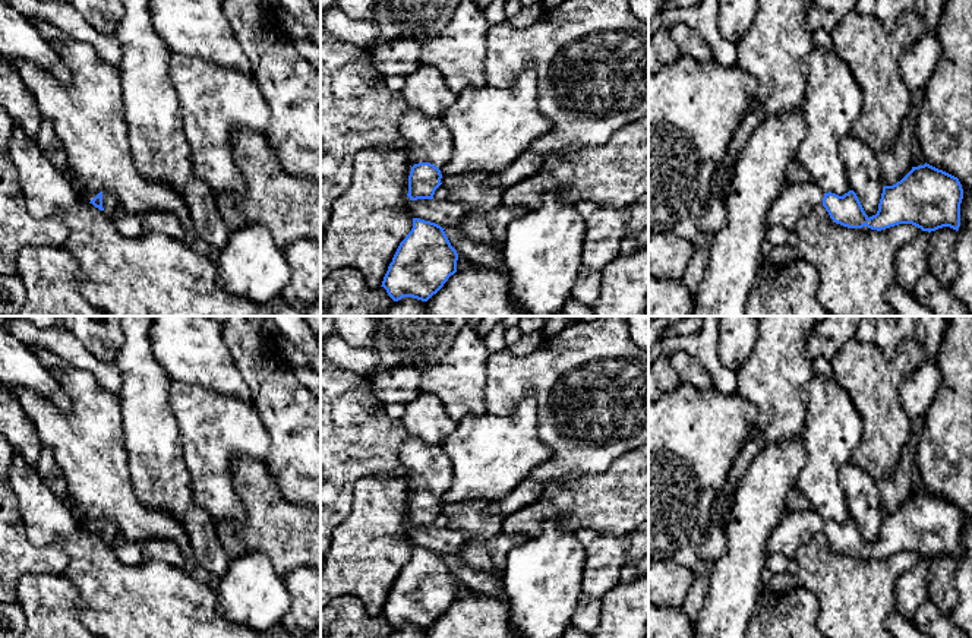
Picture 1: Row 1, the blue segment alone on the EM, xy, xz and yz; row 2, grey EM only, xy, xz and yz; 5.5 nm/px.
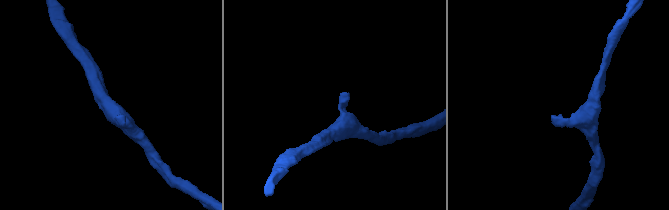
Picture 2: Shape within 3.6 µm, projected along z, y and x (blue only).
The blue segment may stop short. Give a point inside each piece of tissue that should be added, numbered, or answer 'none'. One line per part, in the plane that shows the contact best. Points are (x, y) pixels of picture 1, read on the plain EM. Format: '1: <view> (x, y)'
1: xy (110, 531)

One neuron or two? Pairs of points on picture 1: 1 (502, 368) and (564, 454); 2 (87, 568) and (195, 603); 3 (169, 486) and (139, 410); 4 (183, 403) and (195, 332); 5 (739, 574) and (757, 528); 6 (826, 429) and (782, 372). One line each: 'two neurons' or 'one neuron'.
1: one neuron
2: one neuron
3: one neuron
4: two neurons
5: one neuron
6: two neurons

